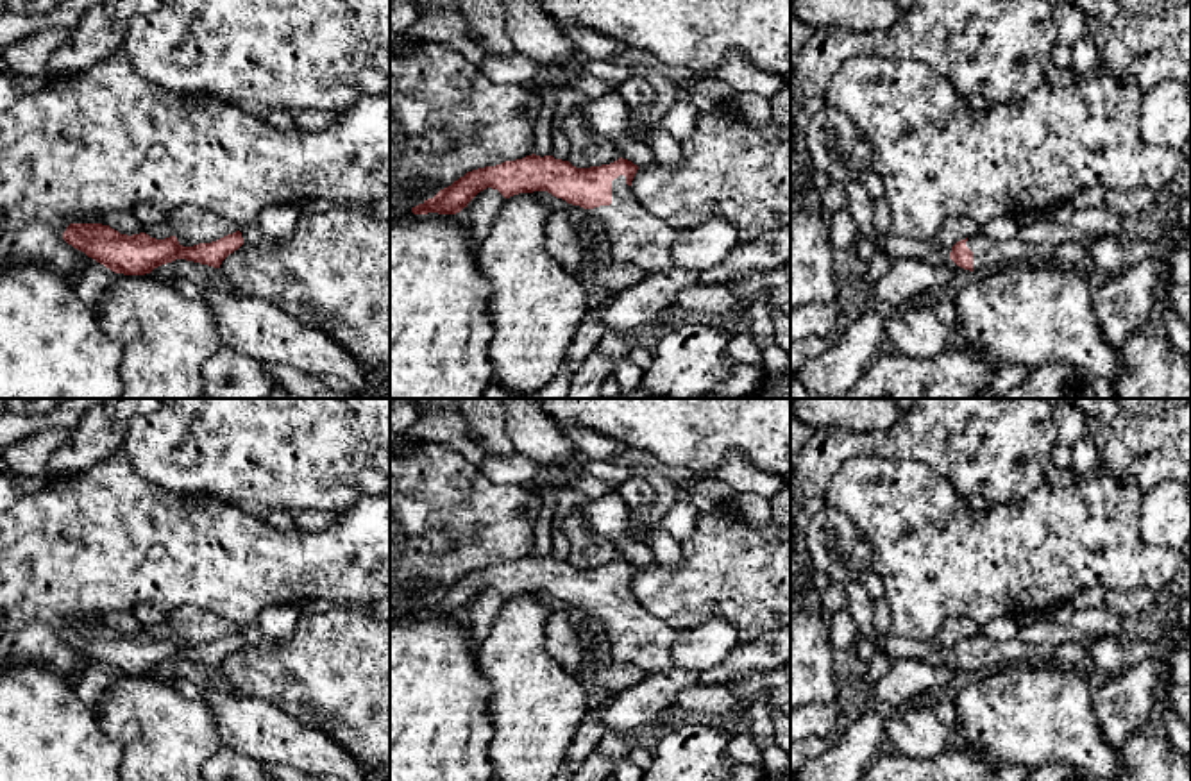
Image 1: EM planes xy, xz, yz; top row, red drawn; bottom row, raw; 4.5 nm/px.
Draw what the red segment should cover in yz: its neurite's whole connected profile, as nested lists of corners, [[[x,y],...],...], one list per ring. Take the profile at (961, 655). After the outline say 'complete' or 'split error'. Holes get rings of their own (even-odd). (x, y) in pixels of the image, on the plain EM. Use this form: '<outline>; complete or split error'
[[[984,634],[966,638],[951,647],[950,659],[969,672],[982,674],[1007,667],[1037,667],[1053,661],[1050,643],[1026,643],[1019,638],[994,640]]]; split error

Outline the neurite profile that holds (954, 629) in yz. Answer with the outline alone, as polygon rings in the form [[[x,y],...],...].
[[[950,617],[944,620],[942,627],[939,629],[935,642],[941,645],[944,652],[951,652],[951,647],[966,638],[973,638],[982,634],[982,626],[966,617]]]

